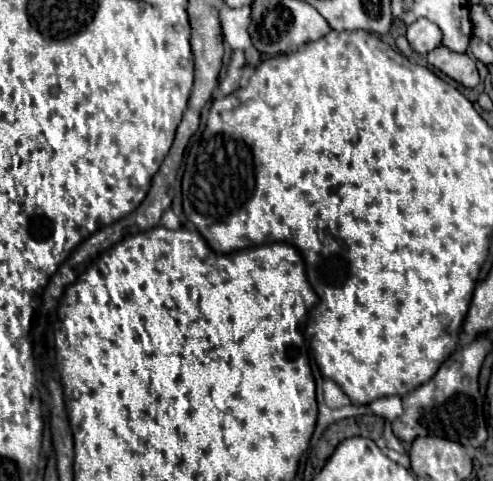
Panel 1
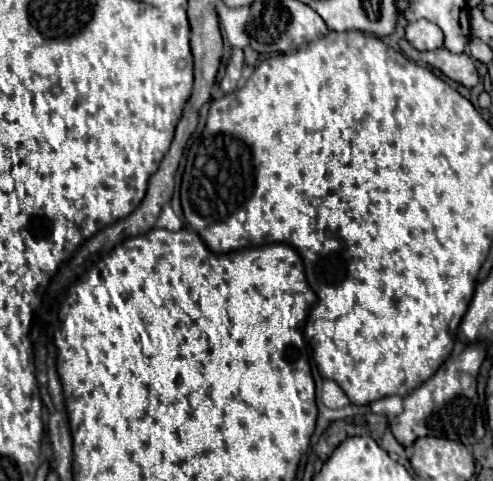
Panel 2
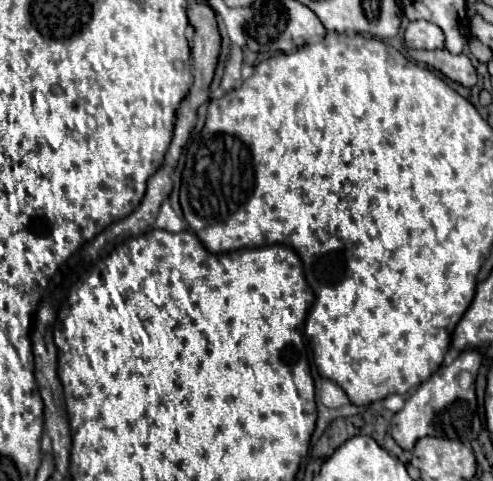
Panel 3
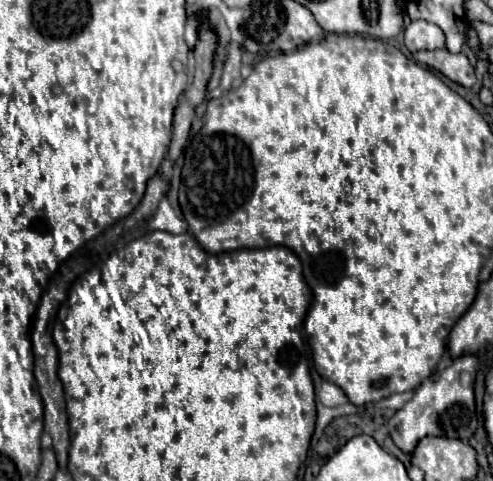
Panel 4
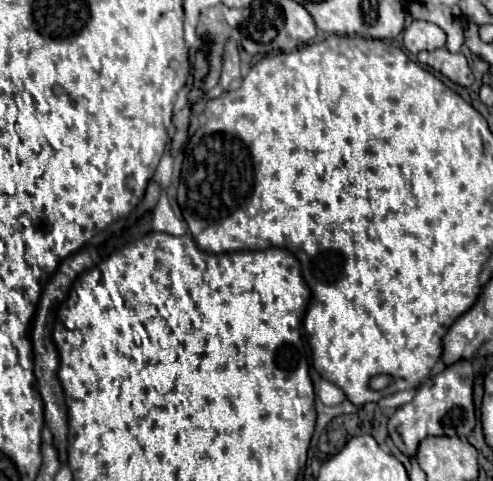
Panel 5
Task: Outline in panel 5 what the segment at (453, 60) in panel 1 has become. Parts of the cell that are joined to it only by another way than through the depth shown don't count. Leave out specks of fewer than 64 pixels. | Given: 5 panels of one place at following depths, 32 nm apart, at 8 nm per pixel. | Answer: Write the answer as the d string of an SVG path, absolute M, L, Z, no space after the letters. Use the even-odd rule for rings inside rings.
M440 48L440 50L432 50L432 52L420 52L416 58L418 58L418 62L442 72L446 78L450 78L452 82L456 82L460 86L474 84L474 74L472 74L464 54L452 54L446 48Z

